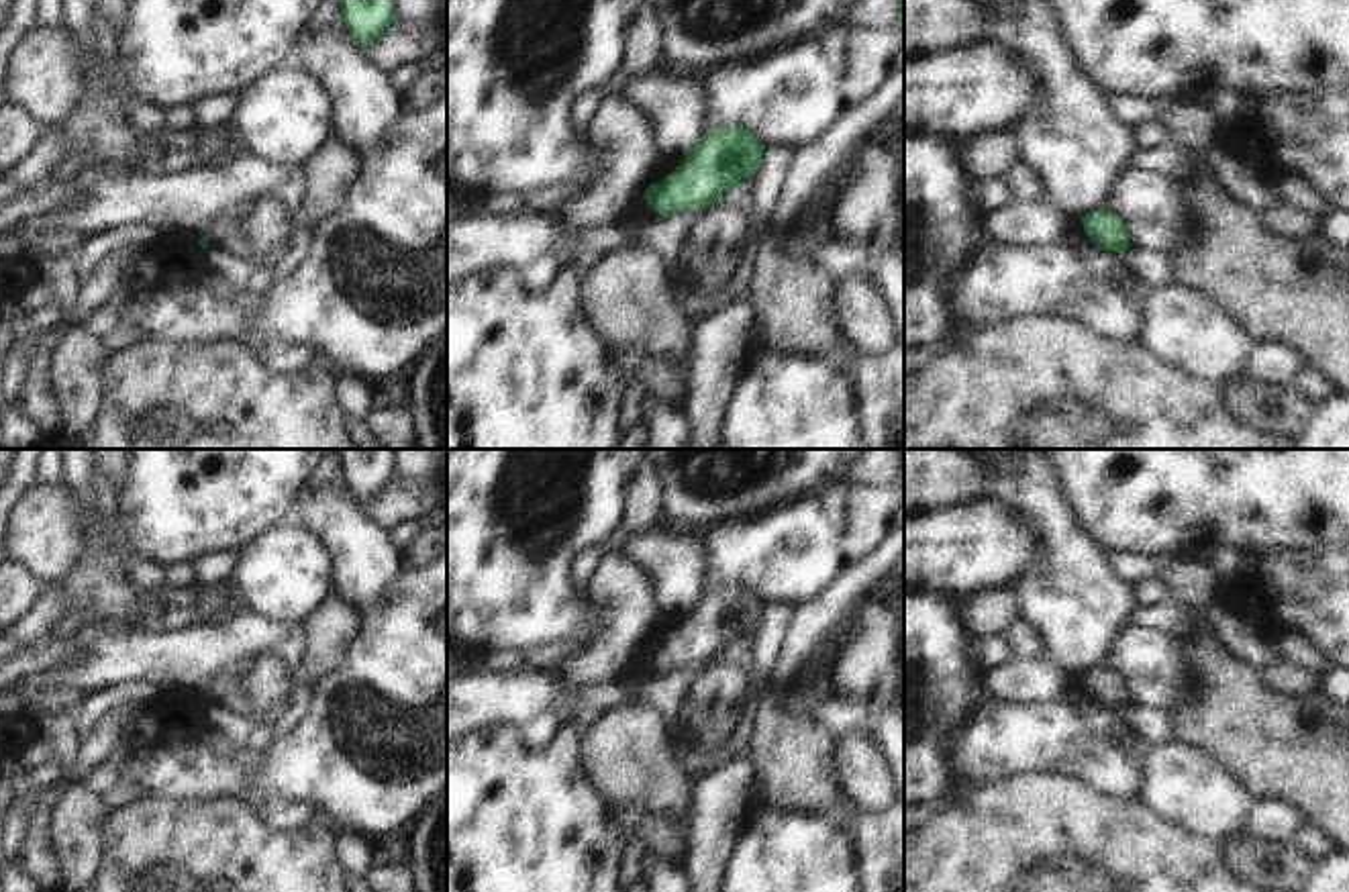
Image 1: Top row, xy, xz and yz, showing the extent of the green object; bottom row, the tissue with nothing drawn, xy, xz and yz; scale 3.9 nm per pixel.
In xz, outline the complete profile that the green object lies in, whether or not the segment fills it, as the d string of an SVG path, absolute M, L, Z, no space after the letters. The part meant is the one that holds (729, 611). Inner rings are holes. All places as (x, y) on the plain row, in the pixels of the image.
M720 582L661 641L651 641L643 655L667 676L684 665L718 661L733 641L757 631L763 606L765 600L749 586Z

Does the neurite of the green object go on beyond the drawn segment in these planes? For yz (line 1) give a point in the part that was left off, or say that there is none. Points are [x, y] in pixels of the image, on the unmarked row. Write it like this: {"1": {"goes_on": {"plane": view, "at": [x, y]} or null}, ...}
{"1": {"goes_on": null}}

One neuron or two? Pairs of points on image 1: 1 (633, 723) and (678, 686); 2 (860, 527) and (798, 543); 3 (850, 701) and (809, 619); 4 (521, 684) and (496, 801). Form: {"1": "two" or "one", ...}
{"1": "two", "2": "one", "3": "one", "4": "two"}

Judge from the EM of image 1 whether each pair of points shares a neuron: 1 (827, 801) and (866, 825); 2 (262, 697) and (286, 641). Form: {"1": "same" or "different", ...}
{"1": "different", "2": "same"}

